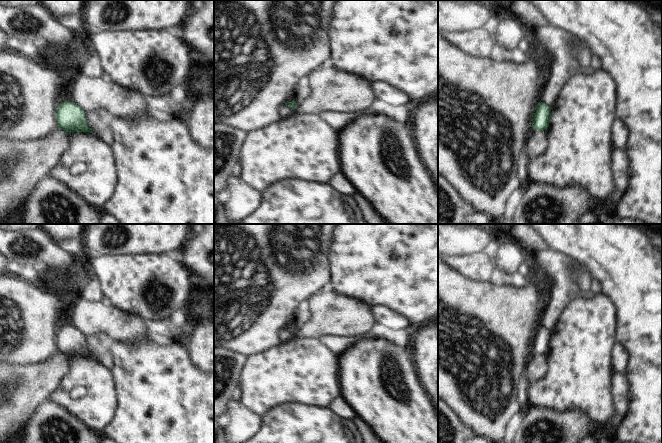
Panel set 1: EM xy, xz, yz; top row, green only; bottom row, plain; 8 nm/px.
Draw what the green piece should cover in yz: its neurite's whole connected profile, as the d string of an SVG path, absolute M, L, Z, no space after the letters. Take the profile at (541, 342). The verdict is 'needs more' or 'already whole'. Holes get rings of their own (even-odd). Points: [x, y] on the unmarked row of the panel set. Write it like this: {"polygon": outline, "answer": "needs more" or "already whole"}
{"polygon": "M543 325L539 326L535 332L532 343L532 352L536 355L547 354L551 344L551 331Z", "answer": "already whole"}

